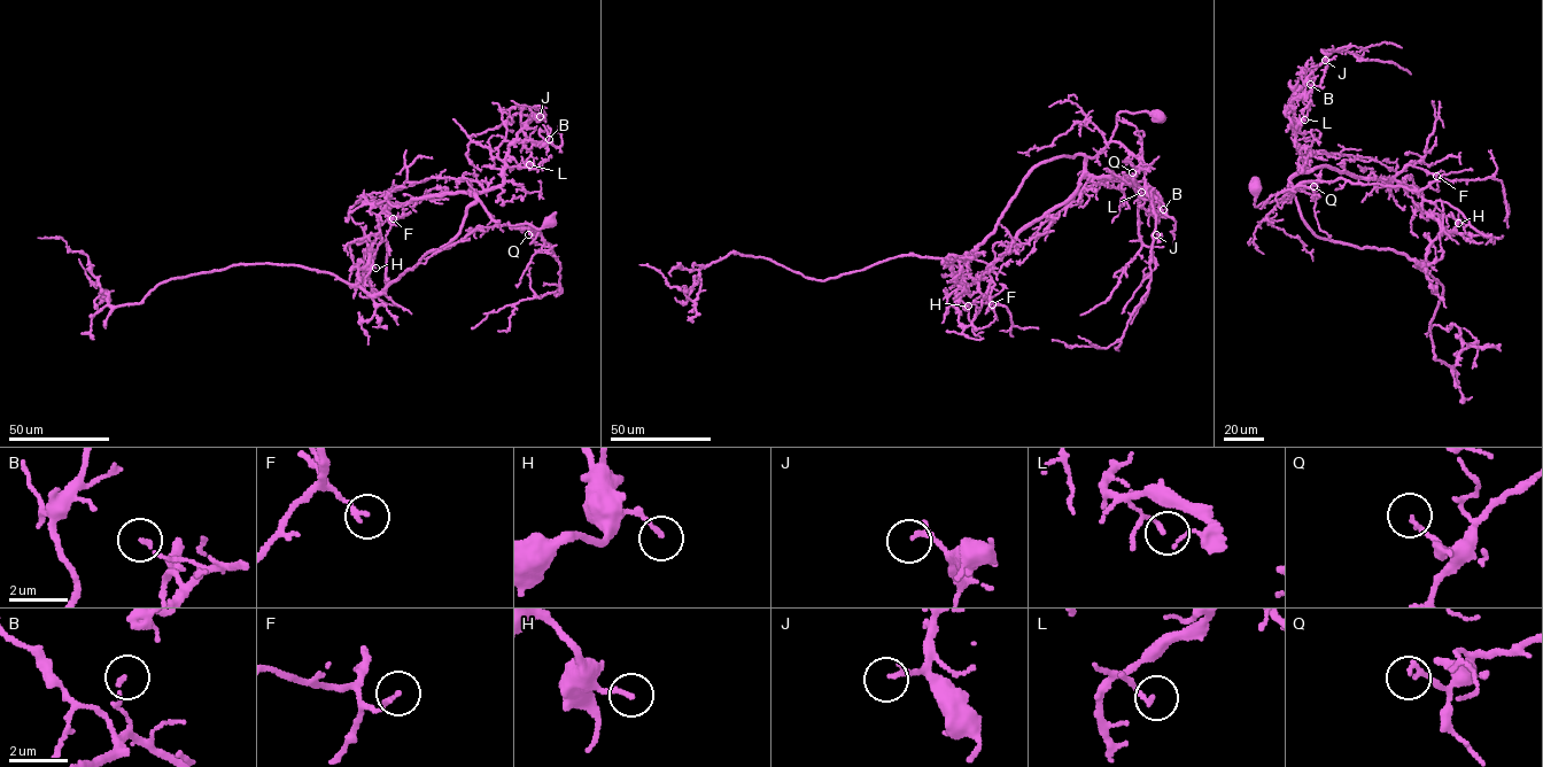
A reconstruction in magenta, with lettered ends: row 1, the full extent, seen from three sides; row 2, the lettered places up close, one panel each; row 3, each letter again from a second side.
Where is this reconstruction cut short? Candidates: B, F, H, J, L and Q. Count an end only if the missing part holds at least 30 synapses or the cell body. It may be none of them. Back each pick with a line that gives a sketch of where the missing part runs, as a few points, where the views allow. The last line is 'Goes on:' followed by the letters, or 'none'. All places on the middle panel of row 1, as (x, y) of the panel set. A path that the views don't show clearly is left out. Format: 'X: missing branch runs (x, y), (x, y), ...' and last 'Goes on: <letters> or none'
Goes on: none

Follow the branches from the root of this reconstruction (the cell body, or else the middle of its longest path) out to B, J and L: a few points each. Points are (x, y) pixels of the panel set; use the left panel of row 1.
B: (550, 222), (539, 229), (501, 225), (475, 196), (502, 185), (510, 145), (526, 140), (544, 146), (549, 139)
J: (550, 222), (539, 229), (501, 225), (475, 196), (503, 183), (522, 108), (539, 106), (540, 116)
L: (550, 222), (539, 229), (526, 223), (501, 225), (475, 196), (502, 185), (505, 168), (535, 168), (529, 164)

